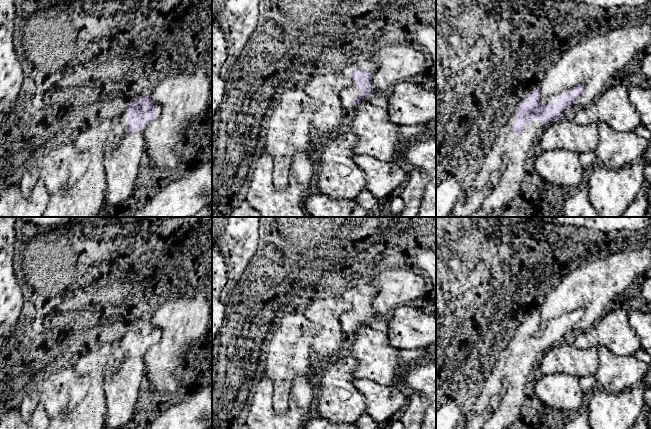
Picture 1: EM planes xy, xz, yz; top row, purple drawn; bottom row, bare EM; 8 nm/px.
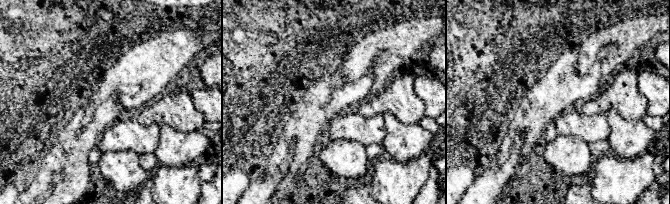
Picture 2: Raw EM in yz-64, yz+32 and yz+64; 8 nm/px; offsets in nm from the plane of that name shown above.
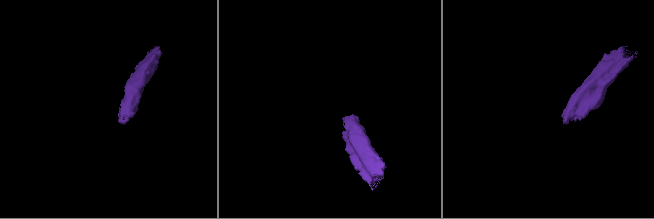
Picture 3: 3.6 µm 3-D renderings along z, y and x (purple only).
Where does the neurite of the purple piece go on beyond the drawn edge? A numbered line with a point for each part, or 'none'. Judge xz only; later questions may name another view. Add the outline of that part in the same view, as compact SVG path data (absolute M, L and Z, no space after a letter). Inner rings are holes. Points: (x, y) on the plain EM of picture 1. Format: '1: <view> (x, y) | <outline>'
1: xz (360, 289) | M371 283L369 284L360 284L357 285L353 288L350 288L348 290L346 290L342 296L345 300L351 302L351 300L349 299L352 295L356 294L358 297L360 297L362 294L364 293L370 293L371 294L371 302L369 304L369 307L371 309L371 315L367 317L366 320L361 321L361 326L366 326L368 325L368 323L374 318L376 317L376 314L374 312L372 303L373 303L373 299L374 297L377 295L378 293L378 289L373 286Z

